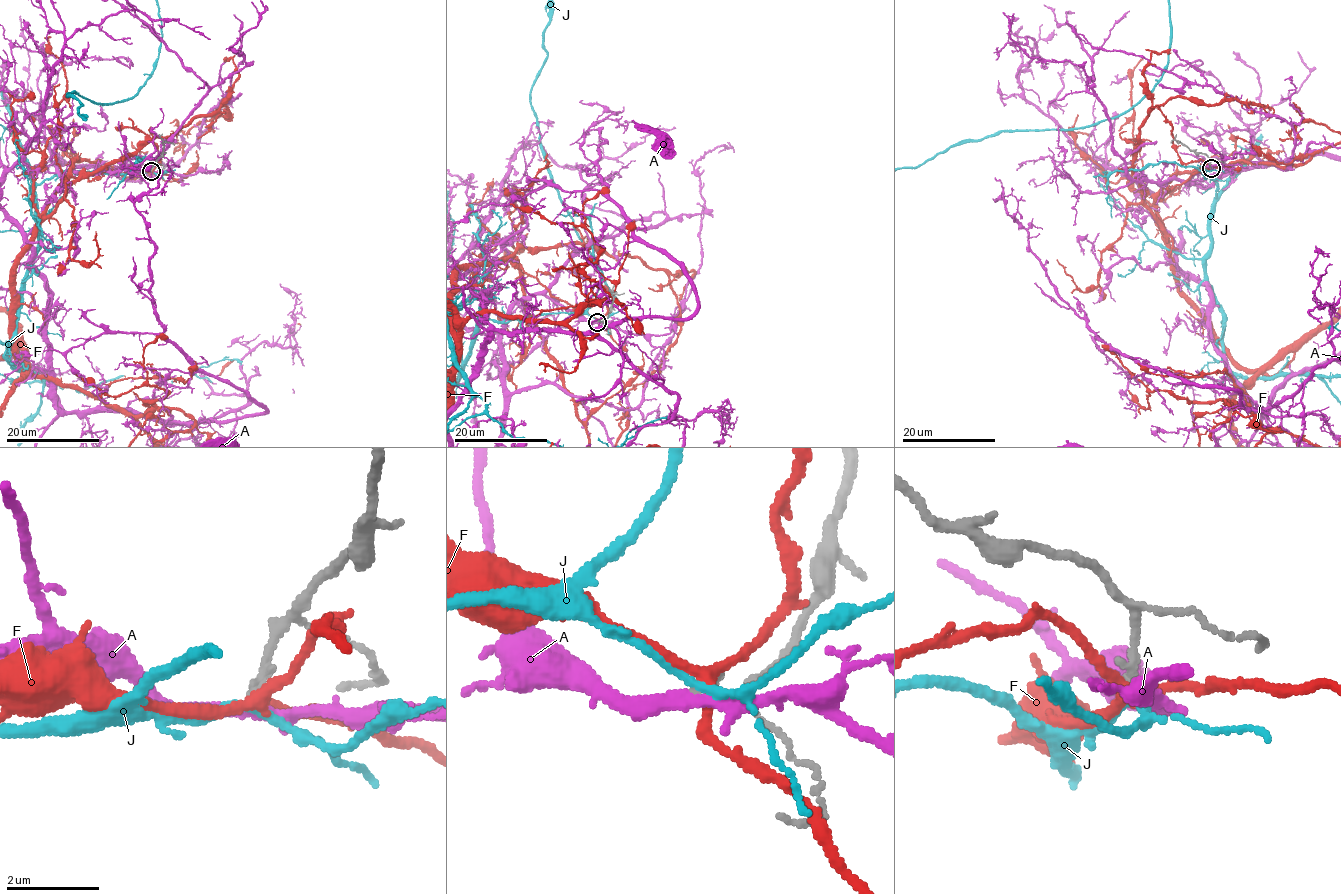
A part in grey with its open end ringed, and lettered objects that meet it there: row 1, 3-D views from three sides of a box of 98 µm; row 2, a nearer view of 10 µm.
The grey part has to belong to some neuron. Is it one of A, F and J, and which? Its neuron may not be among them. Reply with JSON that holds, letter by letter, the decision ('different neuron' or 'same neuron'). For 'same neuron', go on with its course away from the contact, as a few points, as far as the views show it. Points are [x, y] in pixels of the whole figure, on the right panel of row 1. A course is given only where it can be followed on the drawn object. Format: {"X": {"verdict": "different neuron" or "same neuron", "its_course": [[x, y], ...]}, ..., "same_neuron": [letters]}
{"A": {"verdict": "same neuron"}, "F": {"verdict": "different neuron"}, "J": {"verdict": "different neuron"}, "same_neuron": ["A"]}

